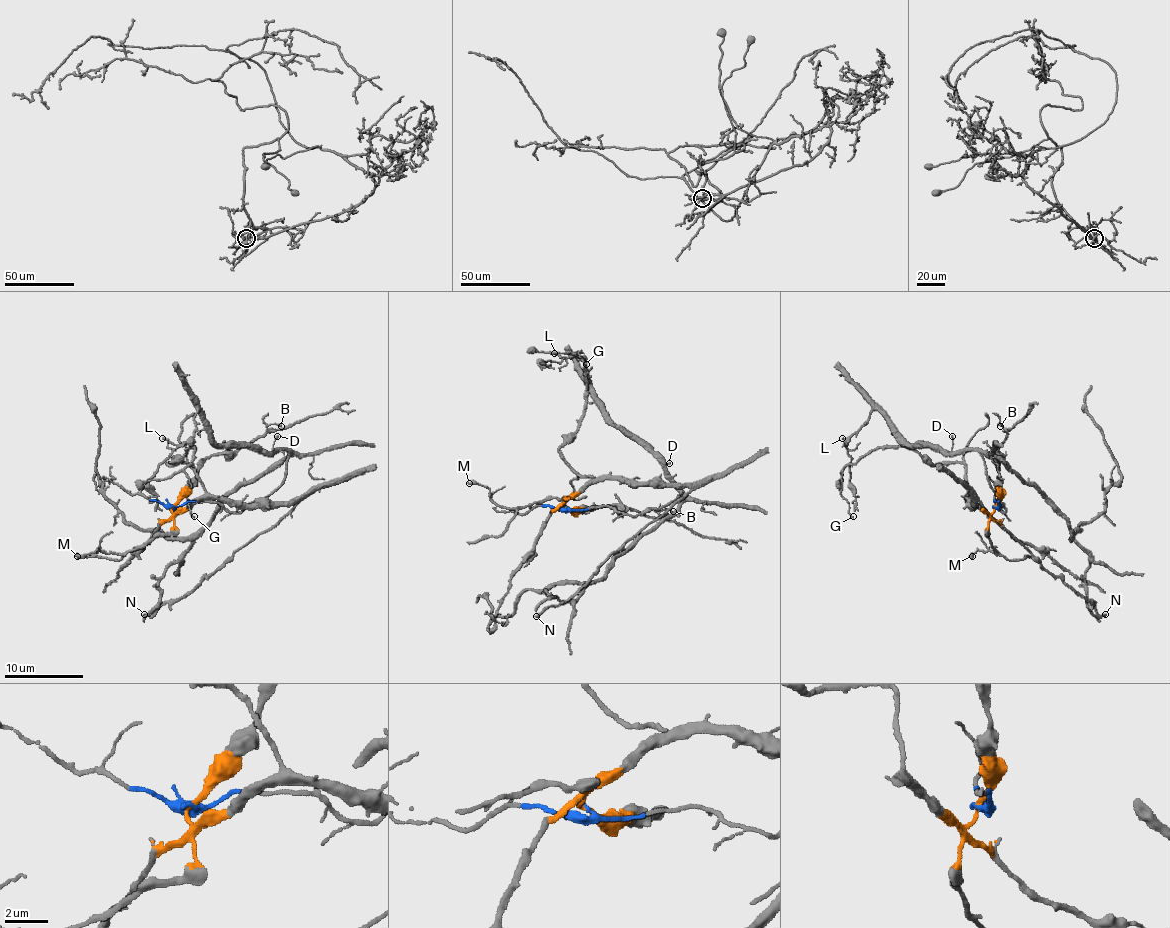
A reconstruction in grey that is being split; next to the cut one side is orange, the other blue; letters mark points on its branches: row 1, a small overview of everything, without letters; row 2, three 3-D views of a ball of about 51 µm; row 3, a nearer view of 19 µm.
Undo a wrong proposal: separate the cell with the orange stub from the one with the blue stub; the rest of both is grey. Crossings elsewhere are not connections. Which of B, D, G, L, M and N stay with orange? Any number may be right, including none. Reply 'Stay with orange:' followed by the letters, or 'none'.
Stay with orange: B, G, M, N

